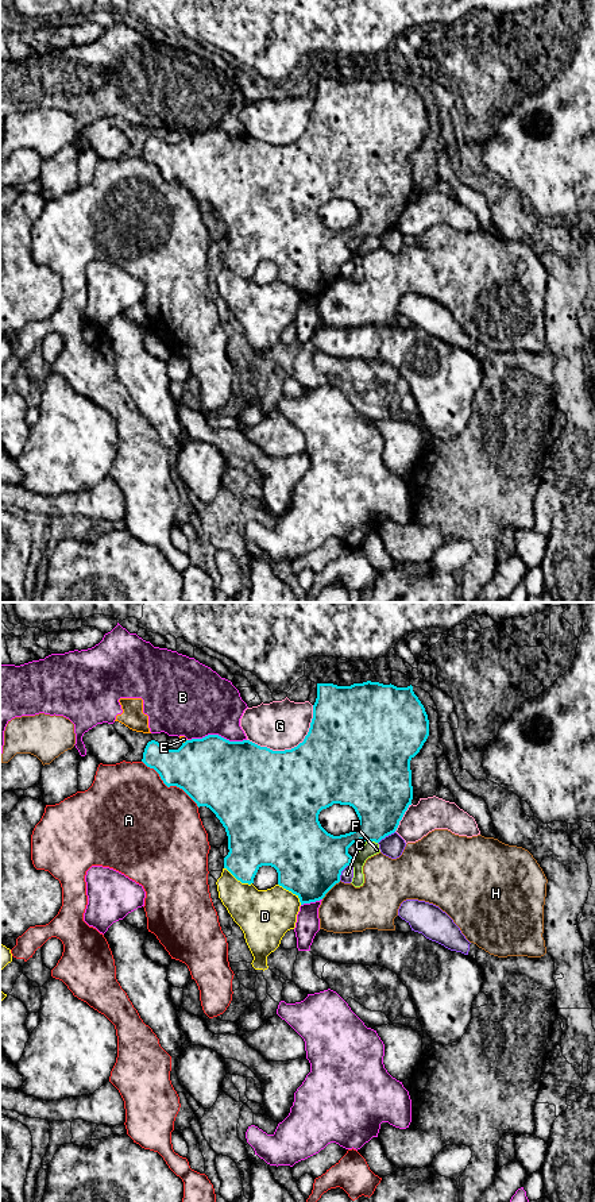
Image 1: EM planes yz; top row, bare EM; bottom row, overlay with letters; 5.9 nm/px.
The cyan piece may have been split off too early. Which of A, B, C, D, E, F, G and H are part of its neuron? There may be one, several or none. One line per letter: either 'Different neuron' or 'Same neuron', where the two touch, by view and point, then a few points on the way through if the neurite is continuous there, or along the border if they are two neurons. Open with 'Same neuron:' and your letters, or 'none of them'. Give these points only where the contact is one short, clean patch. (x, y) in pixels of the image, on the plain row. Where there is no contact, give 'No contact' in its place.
Same neuron: none of them
A: Different neuron. Touches cyan at yz (169, 181)
B: Different neuron. Touches cyan at yz (216, 130)
C: Different neuron. Touches cyan at yz (342, 265)
D: Different neuron. Touches cyan at yz (292, 286)
E: Different neuron. Touches cyan at yz (185, 137). Boundary: yz (186, 134), (182, 138)
F: Different neuron. Touches cyan at yz (371, 235)
G: Different neuron. Touches cyan at yz (292, 143)
H: Different neuron. Touches cyan at yz (331, 282)

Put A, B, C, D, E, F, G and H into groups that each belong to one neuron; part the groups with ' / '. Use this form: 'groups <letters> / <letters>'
groups A / B E / C / D / F / G / H

